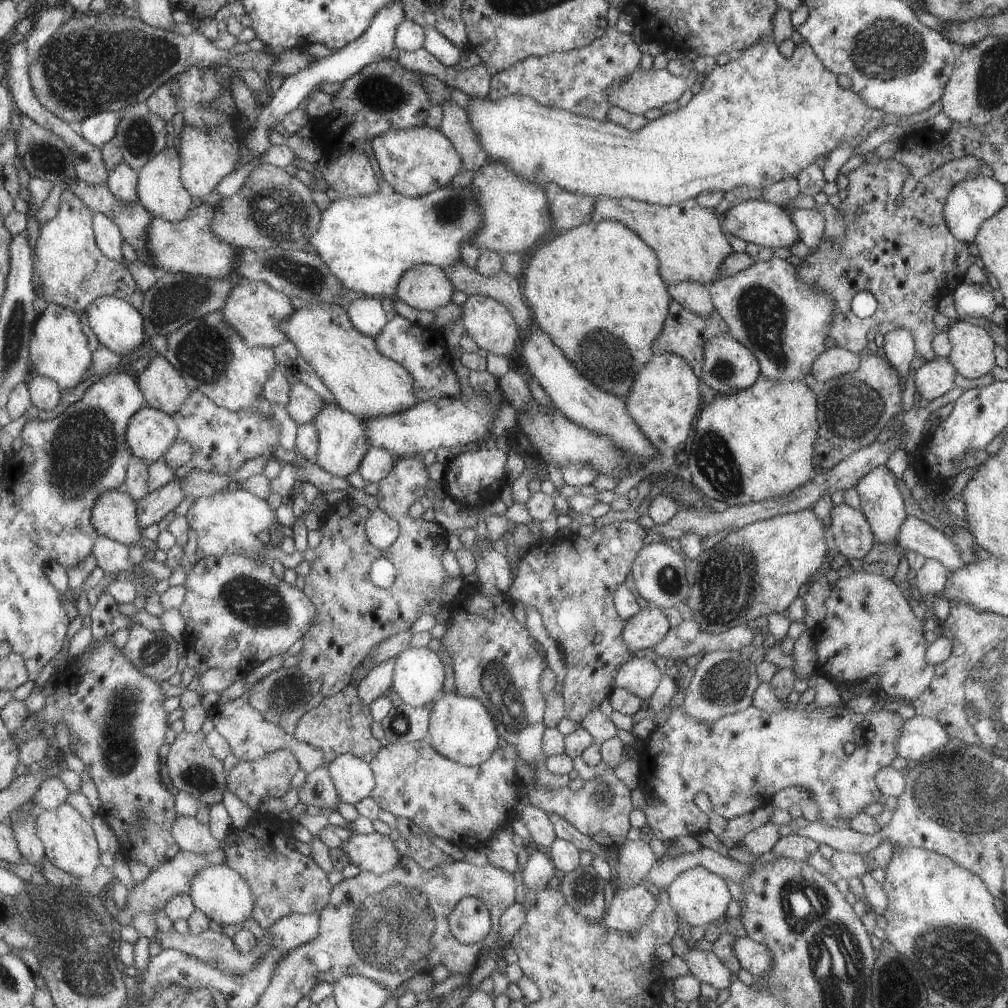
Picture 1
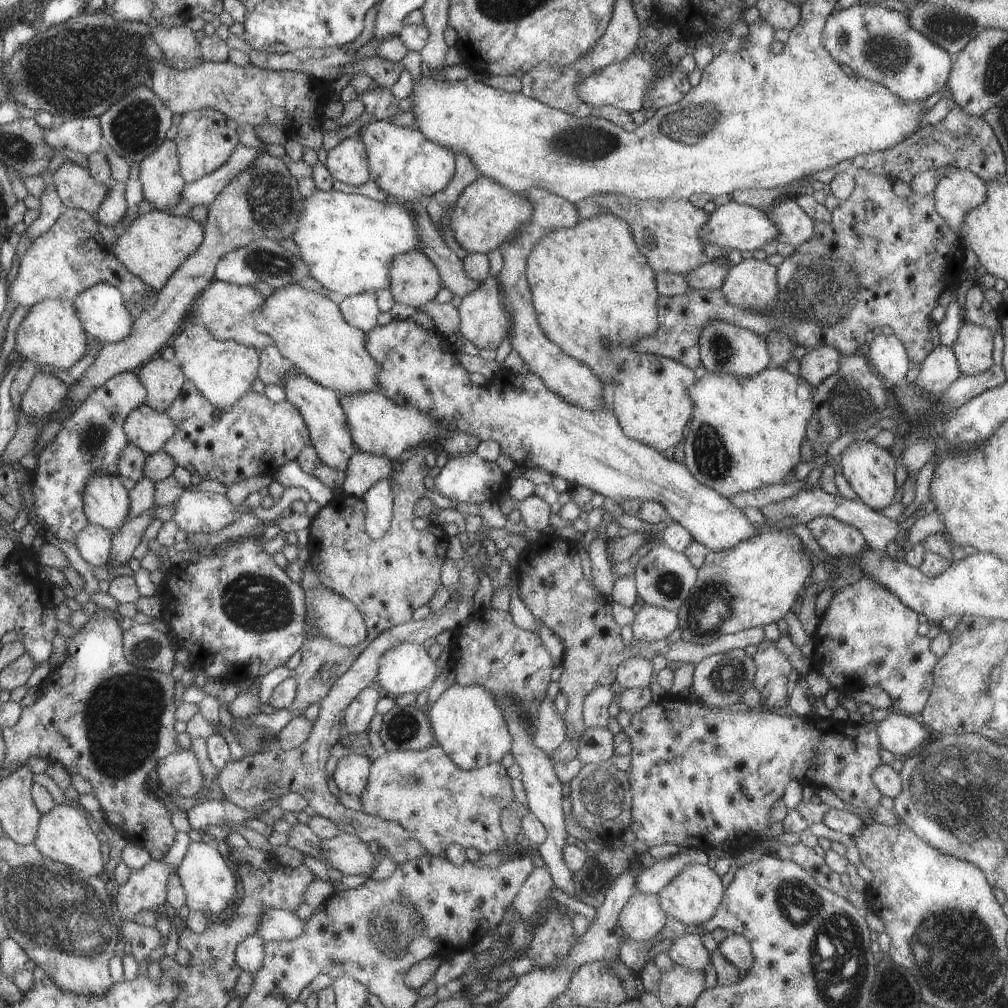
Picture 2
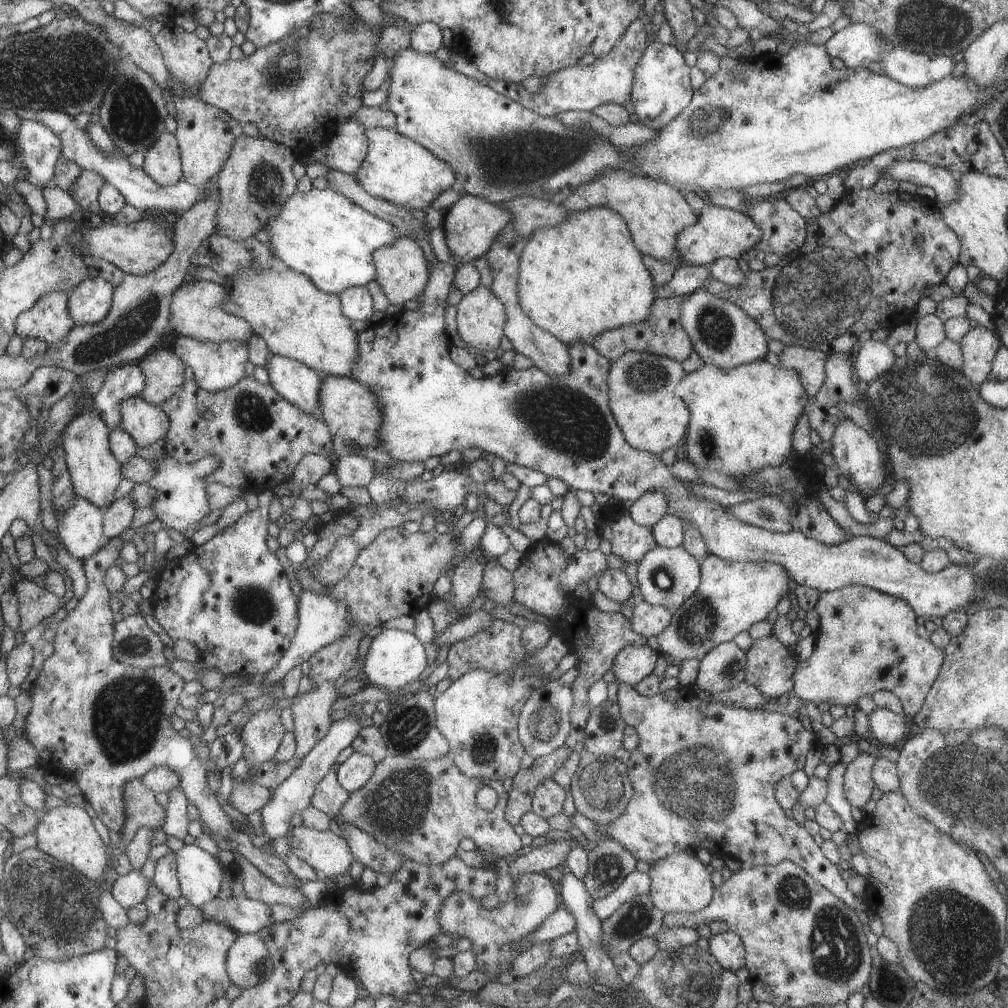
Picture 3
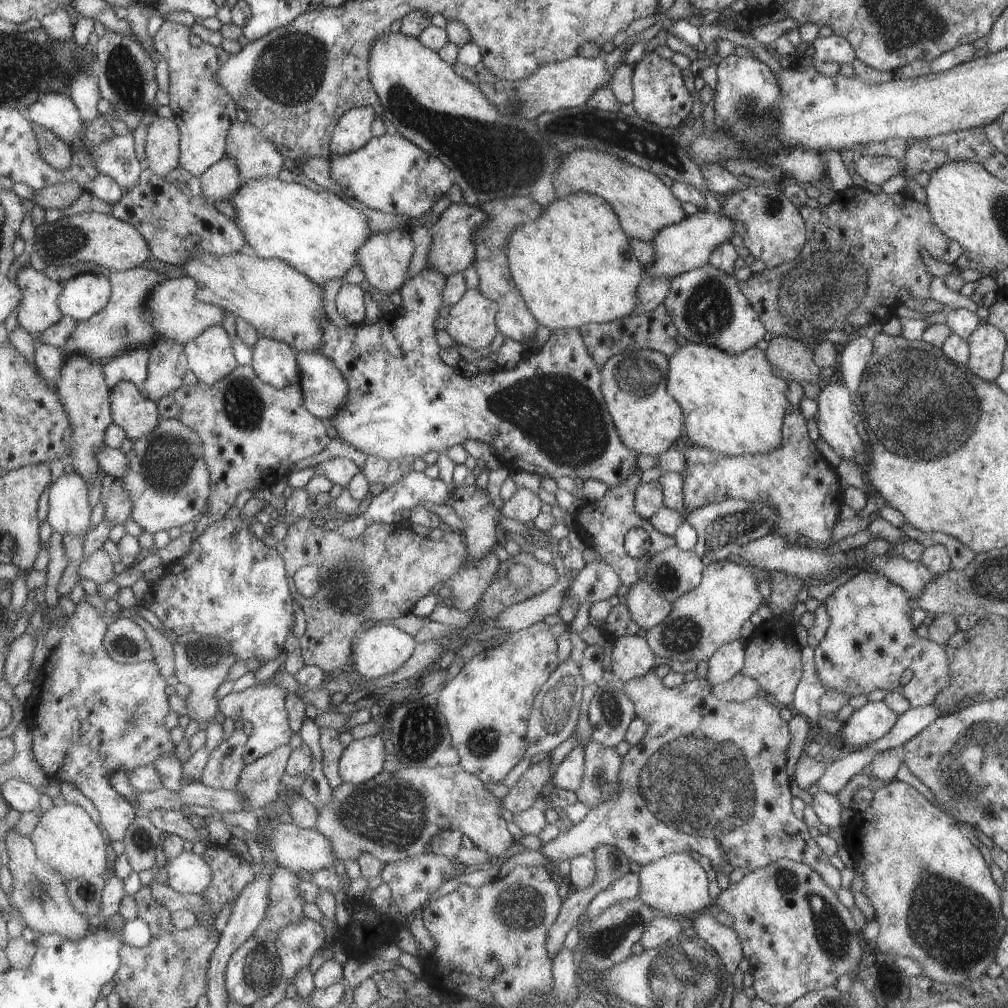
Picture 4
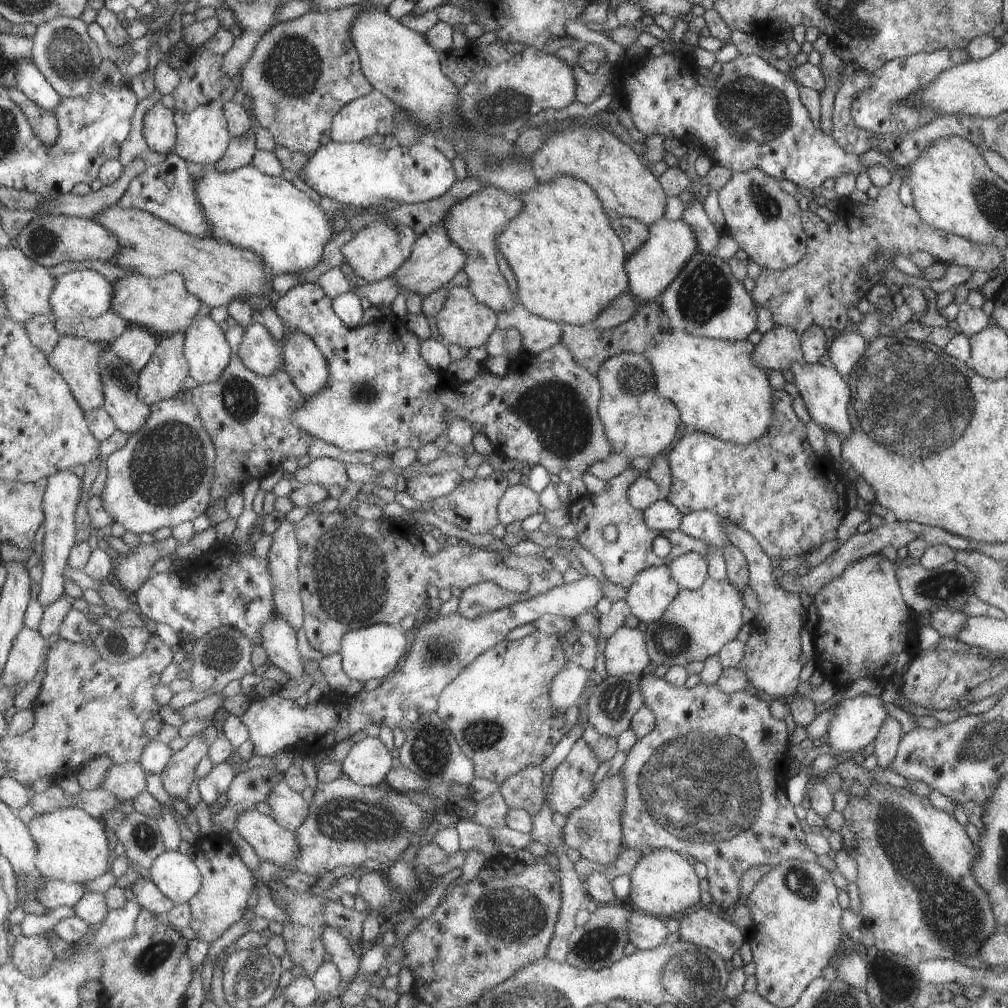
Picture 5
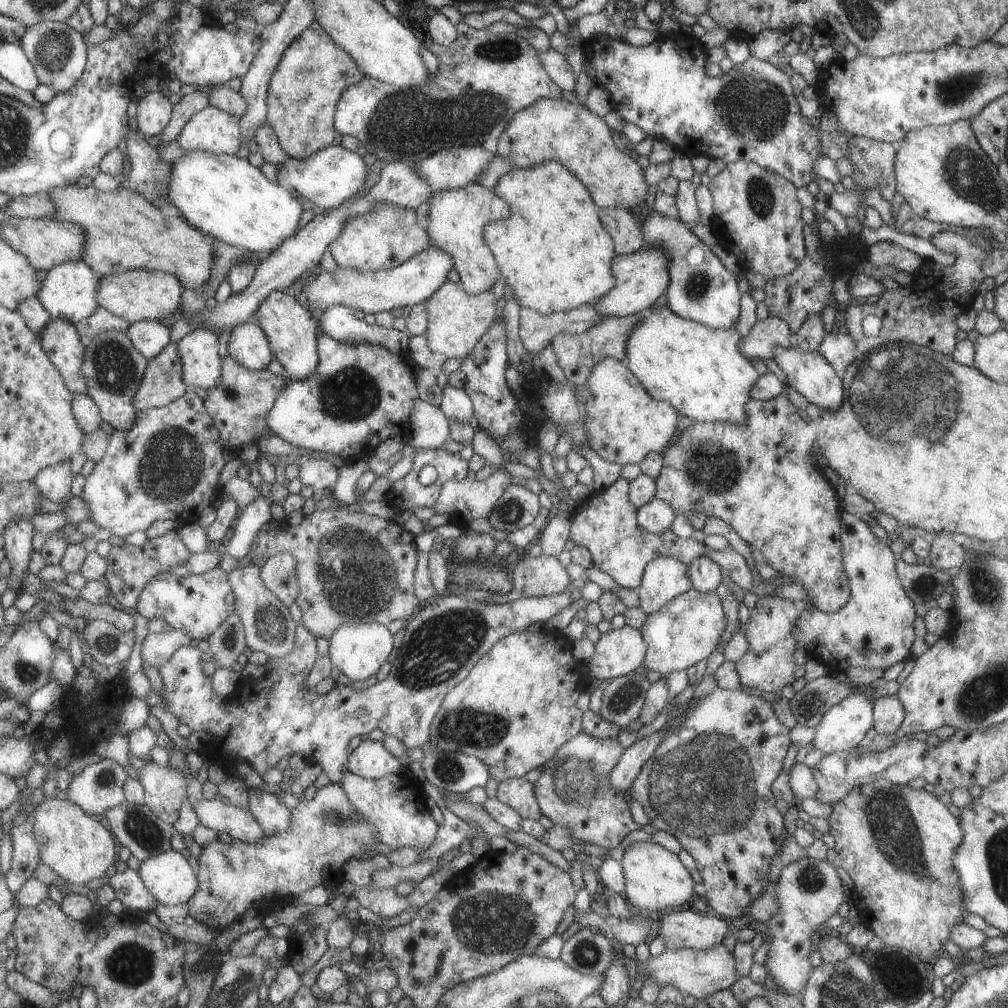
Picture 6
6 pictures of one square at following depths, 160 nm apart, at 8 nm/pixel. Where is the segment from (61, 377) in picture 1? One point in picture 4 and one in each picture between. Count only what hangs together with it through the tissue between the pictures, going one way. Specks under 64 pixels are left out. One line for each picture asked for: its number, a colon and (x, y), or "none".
2: (52, 335)
3: (50, 319)
4: (40, 308)

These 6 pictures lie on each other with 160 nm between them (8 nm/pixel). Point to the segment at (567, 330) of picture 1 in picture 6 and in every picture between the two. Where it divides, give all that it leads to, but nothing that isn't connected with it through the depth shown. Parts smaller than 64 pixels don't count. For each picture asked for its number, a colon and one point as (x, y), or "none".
2: (595, 294)
3: (583, 276)
4: (573, 265)
5: (568, 264)
6: (554, 255)

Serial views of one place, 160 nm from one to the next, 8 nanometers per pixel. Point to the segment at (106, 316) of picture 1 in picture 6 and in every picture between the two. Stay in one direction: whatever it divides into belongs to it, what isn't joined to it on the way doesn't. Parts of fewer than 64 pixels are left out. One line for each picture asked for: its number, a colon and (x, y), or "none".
2: (103, 310)
3: (91, 300)
4: (84, 296)
5: (80, 293)
6: (70, 291)

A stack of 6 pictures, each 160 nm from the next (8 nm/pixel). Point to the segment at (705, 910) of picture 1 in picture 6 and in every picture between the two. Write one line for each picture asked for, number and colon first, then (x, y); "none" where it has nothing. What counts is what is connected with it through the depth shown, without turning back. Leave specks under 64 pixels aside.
2: (693, 896)
3: (679, 882)
4: (674, 884)
5: (662, 884)
6: (654, 879)

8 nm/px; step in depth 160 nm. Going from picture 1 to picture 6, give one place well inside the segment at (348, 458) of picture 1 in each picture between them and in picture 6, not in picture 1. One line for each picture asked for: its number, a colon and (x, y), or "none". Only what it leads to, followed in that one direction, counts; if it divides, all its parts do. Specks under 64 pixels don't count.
2: (321, 409)
3: (299, 384)
4: (274, 362)
5: (257, 349)
6: (248, 344)

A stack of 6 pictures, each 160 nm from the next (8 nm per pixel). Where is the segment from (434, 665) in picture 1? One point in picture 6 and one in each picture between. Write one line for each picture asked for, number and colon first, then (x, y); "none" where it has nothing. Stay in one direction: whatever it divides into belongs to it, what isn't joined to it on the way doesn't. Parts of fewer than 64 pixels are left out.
2: (406, 668)
3: (393, 658)
4: (378, 650)
5: (368, 652)
6: (357, 650)

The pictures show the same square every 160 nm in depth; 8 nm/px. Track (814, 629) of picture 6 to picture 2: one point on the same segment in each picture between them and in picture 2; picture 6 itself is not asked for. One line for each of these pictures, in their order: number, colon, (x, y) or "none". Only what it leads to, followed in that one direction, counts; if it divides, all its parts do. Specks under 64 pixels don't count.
2: (866, 636)
3: (865, 642)
4: (869, 643)
5: (861, 631)

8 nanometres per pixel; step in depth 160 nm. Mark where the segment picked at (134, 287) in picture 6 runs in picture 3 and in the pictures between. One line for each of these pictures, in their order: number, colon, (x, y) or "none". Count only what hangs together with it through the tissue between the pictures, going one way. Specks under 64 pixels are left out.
3: (197, 312)
4: (175, 311)
5: (162, 304)

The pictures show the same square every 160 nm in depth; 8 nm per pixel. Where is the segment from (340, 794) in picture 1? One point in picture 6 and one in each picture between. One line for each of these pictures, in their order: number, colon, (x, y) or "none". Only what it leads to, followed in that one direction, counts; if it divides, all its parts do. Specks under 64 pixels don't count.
2: (352, 771)
3: (353, 773)
4: (361, 760)
5: (366, 763)
6: (369, 760)

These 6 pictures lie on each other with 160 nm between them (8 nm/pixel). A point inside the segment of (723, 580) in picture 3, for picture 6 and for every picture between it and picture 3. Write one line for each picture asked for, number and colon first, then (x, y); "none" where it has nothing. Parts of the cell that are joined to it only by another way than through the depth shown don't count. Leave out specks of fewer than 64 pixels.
4: (700, 621)
5: (696, 624)
6: (686, 629)

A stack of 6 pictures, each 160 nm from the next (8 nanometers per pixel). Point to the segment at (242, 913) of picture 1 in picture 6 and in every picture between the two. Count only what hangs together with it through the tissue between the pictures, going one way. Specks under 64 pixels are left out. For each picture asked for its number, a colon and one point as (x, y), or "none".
2: (207, 882)
3: (200, 876)
4: (189, 874)
5: (176, 874)
6: (170, 876)

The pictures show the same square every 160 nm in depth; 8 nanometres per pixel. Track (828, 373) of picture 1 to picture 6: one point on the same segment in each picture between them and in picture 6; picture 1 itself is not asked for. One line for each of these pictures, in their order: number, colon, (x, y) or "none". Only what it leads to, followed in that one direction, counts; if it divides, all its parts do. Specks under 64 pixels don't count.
2: (818, 364)
3: (809, 363)
4: (793, 359)
5: (779, 347)
6: (765, 334)

